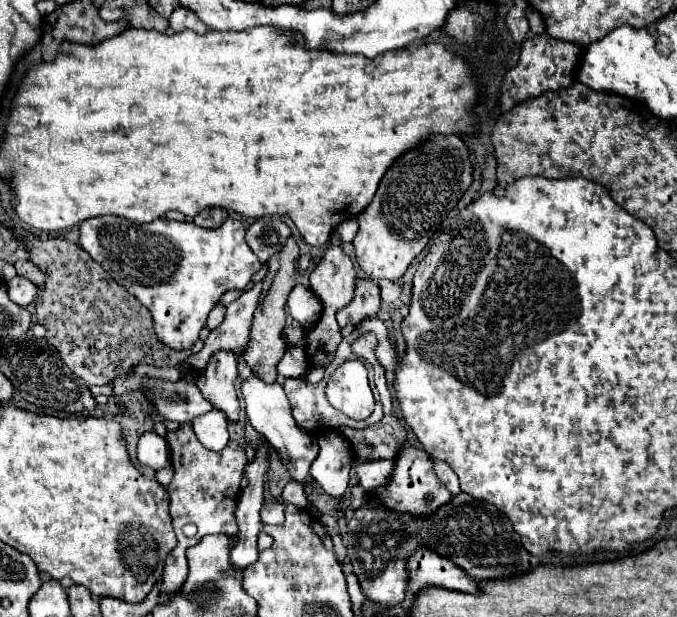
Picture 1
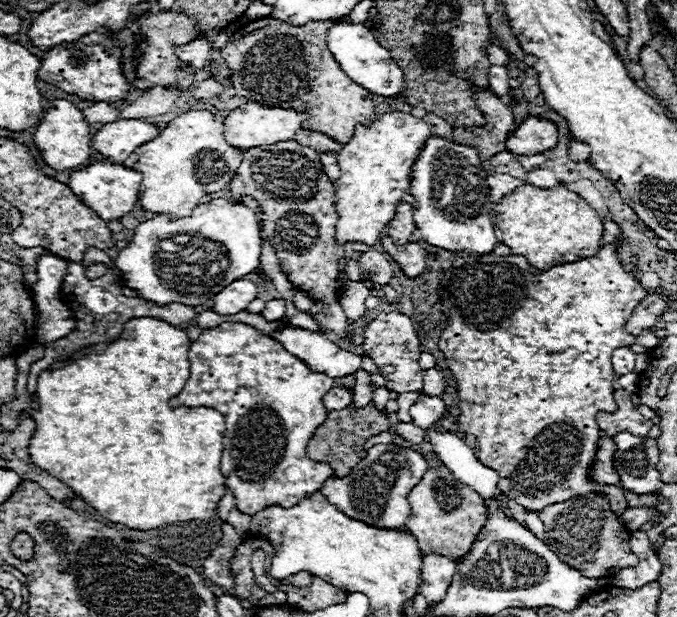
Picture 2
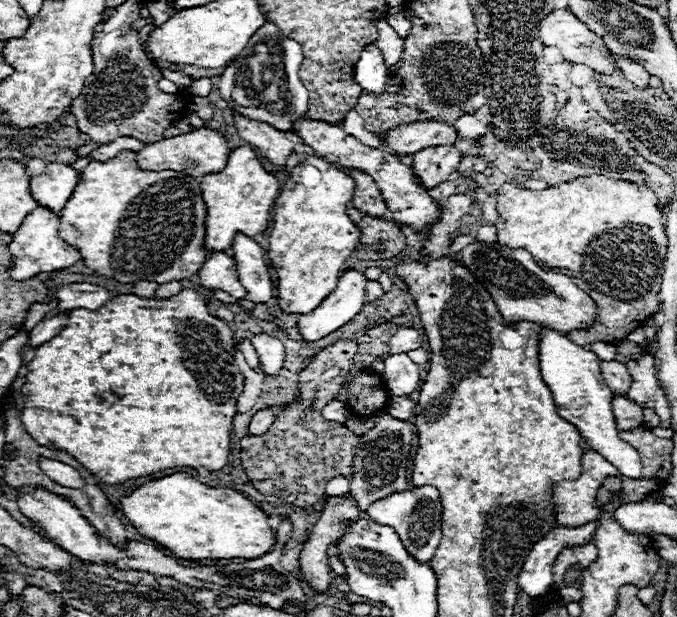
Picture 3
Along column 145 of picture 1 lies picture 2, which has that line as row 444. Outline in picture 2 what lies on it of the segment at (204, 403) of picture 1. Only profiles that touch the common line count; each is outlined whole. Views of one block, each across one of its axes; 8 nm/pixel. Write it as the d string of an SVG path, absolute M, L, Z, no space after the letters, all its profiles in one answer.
M378 444L368 450L366 458L352 470L352 474L342 480L328 478L328 482L324 482L320 488L320 494L324 494L330 504L354 520L372 524L376 528L404 530L410 514L406 496L420 482L426 470L428 464L422 454L396 444Z

